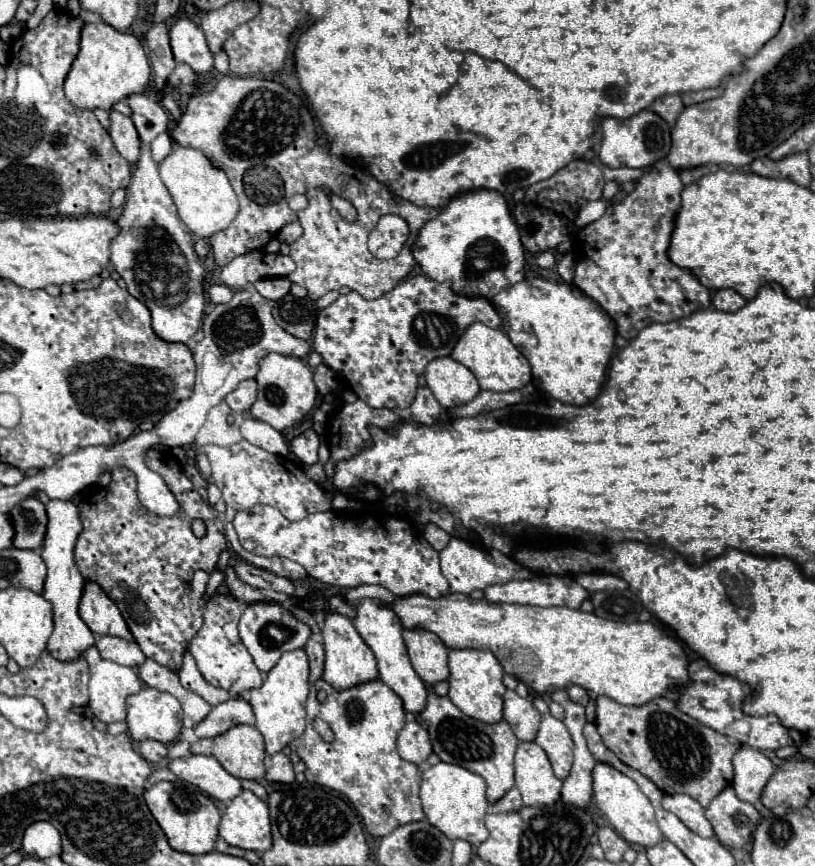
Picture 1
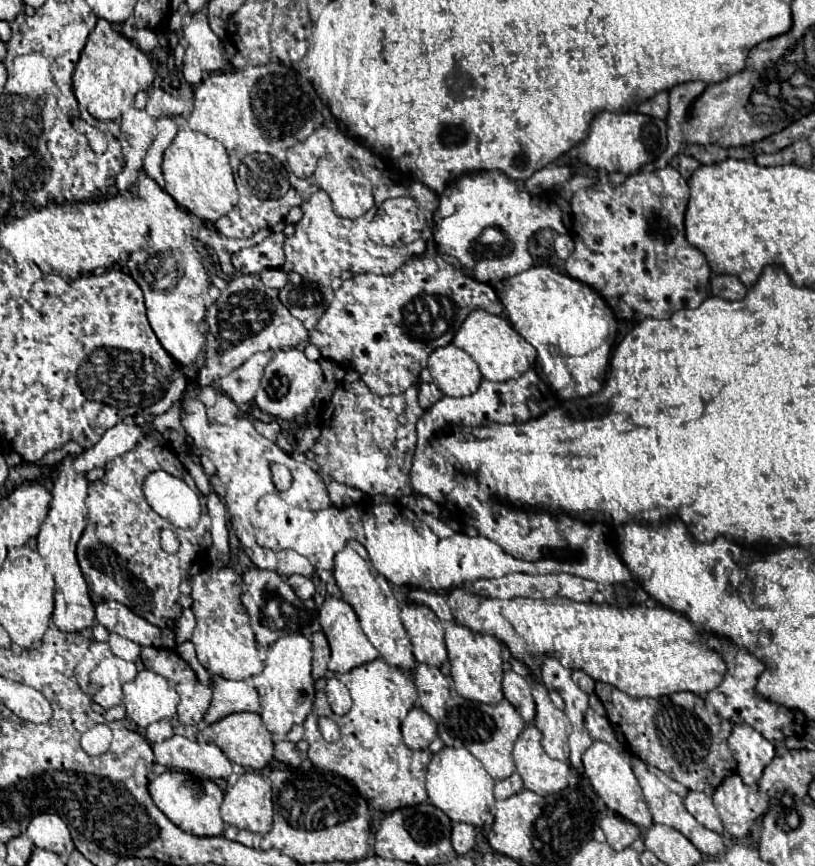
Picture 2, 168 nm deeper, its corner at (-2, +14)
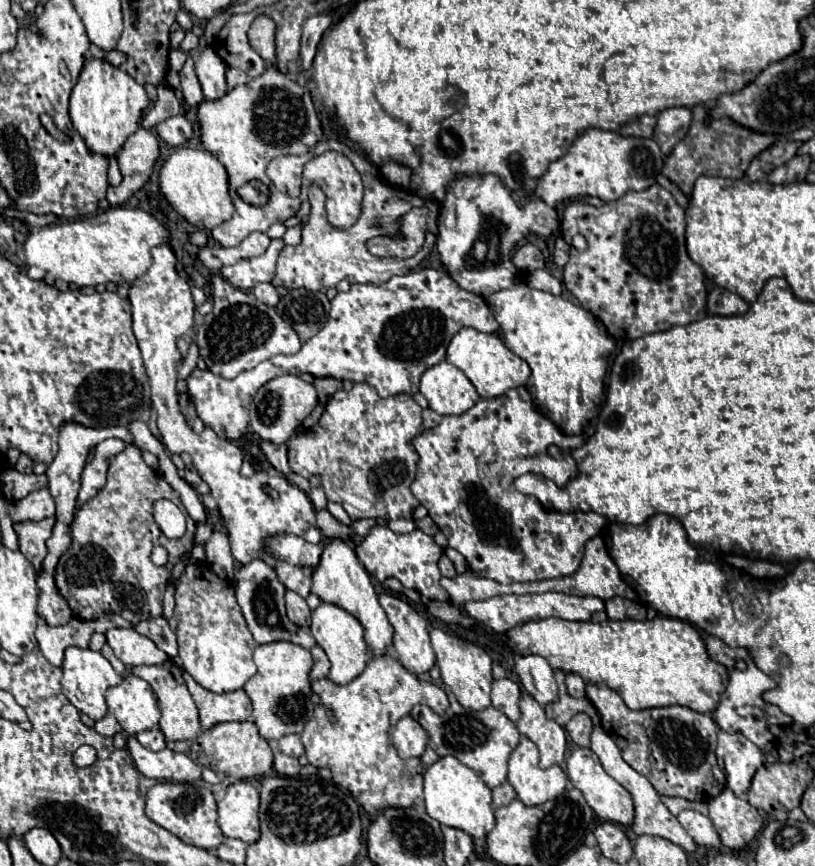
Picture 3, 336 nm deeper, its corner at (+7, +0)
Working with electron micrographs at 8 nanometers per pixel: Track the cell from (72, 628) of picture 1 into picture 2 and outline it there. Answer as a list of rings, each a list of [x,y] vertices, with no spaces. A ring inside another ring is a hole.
[[[65,457],[57,465],[57,477],[55,477],[55,487],[51,495],[53,495],[53,501],[49,507],[49,515],[45,517],[41,531],[37,535],[37,551],[45,559],[47,569],[55,577],[53,623],[63,631],[79,631],[95,623],[95,605],[89,597],[89,585],[85,583],[75,559],[77,541],[89,521],[87,521],[87,507],[85,507],[87,479],[73,469],[71,457]]]

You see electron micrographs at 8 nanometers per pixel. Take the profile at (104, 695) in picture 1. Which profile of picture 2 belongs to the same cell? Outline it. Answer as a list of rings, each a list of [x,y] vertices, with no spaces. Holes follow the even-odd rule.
[[[93,641],[89,651],[75,667],[77,685],[103,709],[115,707],[121,703],[123,683],[135,679],[135,663],[115,657],[107,643]]]

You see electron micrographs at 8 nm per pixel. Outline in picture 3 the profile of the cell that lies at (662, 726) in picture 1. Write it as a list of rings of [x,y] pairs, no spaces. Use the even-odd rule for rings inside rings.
[[[596,685],[586,687],[586,699],[596,707],[596,711],[600,715],[600,721],[602,721],[602,729],[620,747],[622,759],[632,769],[642,773],[660,795],[682,797],[682,799],[688,799],[688,801],[710,801],[724,789],[724,777],[726,775],[718,767],[716,755],[714,755],[718,727],[714,725],[710,713],[696,713],[690,707],[682,707],[682,705],[632,711],[624,705],[622,697],[616,691],[612,691],[608,687],[596,687]]]

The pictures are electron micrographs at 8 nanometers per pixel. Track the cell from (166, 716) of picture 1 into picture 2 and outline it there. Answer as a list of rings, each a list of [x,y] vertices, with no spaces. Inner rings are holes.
[[[141,669],[133,681],[123,685],[127,717],[141,729],[155,721],[171,719],[175,715],[177,701],[177,691],[151,669]]]

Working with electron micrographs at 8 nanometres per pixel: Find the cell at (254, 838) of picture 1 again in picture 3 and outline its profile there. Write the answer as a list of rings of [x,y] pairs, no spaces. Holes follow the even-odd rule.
[[[250,781],[232,783],[218,803],[218,827],[226,837],[256,843],[260,839],[258,805],[258,789]]]

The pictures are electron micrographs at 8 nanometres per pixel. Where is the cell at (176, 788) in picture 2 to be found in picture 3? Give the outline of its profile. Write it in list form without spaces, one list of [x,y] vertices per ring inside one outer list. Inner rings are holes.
[[[156,783],[146,793],[146,815],[194,847],[216,849],[224,841],[224,835],[216,823],[216,801],[206,787],[200,787],[196,791],[196,787],[190,783]]]

